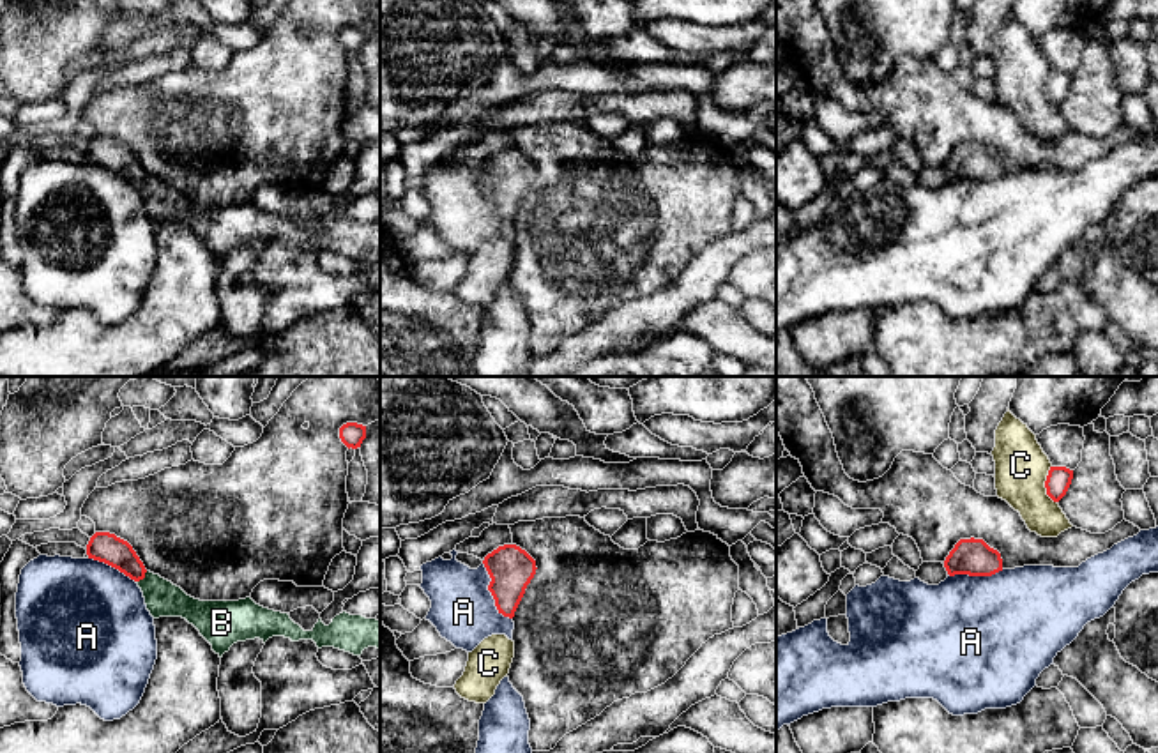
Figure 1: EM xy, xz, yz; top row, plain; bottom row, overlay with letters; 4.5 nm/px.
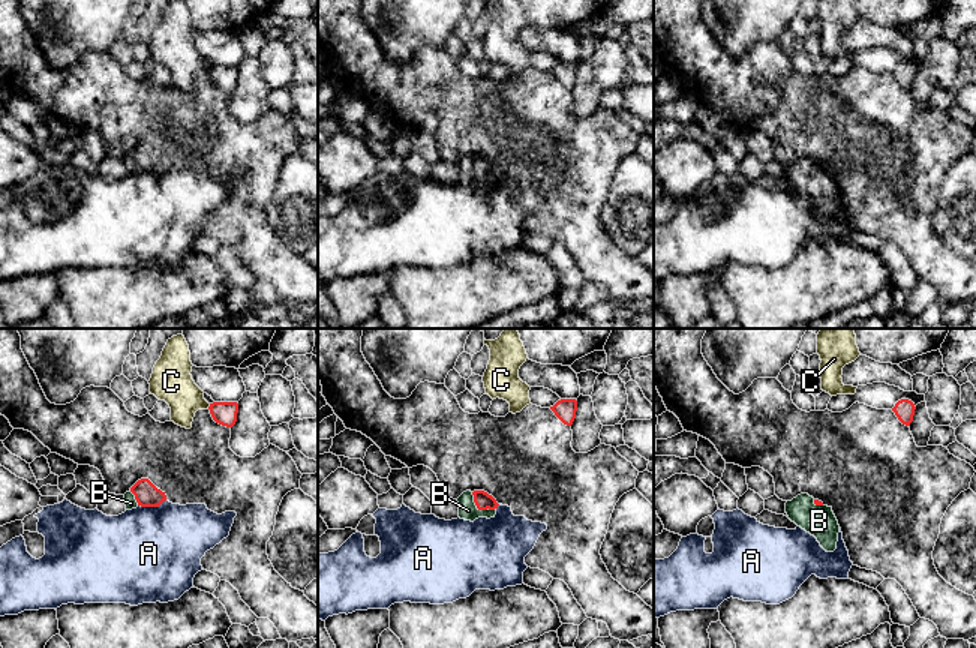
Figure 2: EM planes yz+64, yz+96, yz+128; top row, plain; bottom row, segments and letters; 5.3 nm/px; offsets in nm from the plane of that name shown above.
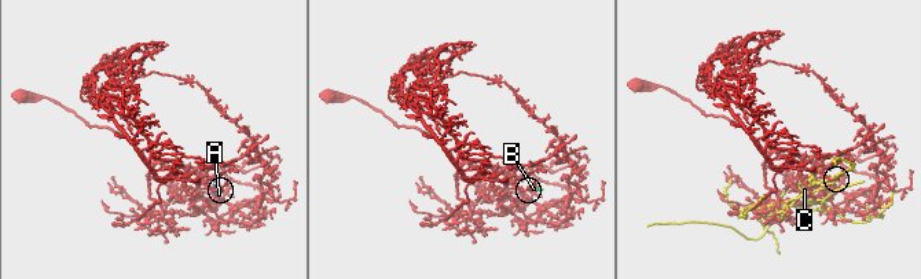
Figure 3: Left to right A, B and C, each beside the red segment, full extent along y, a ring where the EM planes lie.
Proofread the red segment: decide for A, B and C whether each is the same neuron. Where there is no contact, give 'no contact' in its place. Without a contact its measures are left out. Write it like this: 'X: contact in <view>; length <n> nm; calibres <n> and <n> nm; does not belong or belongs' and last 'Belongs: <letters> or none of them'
A: contact in xz; length 300 nm; calibres 200 and 300 nm; does not belong
B: contact in xy; length 80 nm; calibres 140 and 160 nm; belongs
C: contact in yz; length 180 nm; calibres 110 and 240 nm; does not belong
Belongs: B

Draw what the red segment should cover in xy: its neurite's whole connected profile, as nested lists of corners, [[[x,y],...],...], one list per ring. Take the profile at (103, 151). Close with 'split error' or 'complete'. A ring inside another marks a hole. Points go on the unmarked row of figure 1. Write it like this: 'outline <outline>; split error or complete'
outline [[[95,136],[87,148],[88,163],[104,166],[138,187],[147,214],[154,223],[182,221],[193,228],[223,262],[237,246],[272,240],[292,246],[313,244],[318,253],[334,251],[354,260],[364,253],[380,253],[380,224],[347,216],[336,219],[329,230],[318,223],[311,235],[304,235],[288,217],[256,209],[251,202],[239,205],[200,205],[180,191],[145,173],[133,150],[110,136]]]; split error

